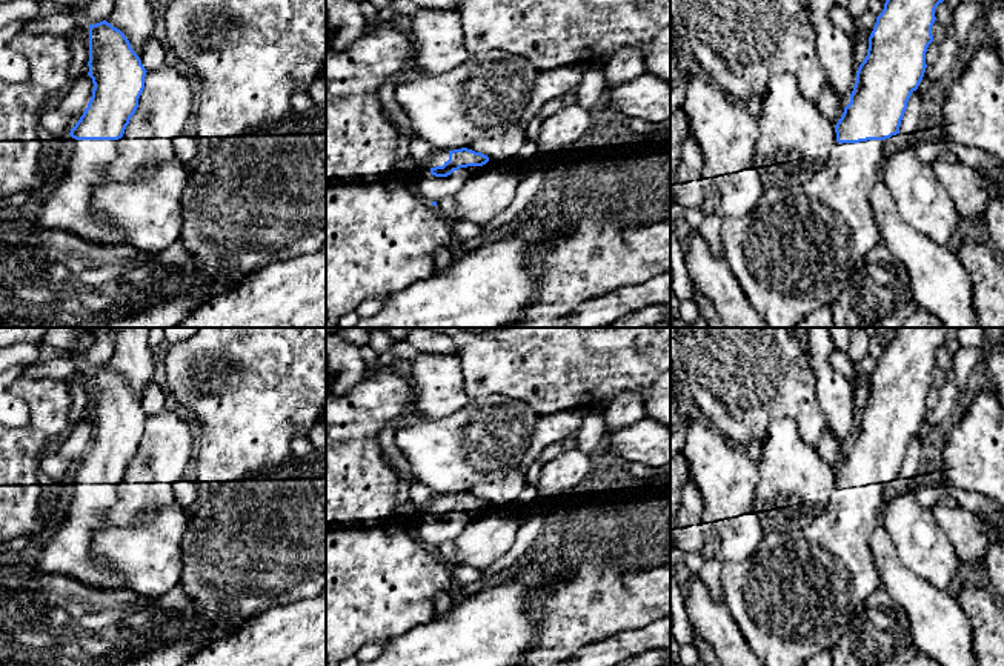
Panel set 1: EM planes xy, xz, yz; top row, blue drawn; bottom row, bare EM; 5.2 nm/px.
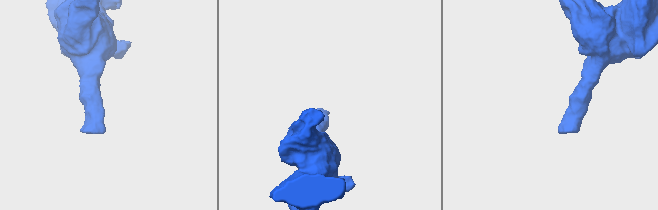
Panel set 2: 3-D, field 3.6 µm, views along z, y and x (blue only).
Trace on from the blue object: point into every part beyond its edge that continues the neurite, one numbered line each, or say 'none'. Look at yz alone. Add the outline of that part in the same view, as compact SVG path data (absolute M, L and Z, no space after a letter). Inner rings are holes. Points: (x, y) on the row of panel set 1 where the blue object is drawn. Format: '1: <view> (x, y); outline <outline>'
1: yz (794, 254); outline M881 140L836 143L829 162L803 186L767 188L756 208L744 217L726 217L721 225L724 258L741 286L747 303L769 328L796 328L816 309L832 305L849 286L850 274L881 240L870 192L878 181L878 166L886 148Z

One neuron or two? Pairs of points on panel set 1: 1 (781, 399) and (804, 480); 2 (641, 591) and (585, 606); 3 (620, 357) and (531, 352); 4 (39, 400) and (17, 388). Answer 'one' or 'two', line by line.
1: two
2: one
3: one
4: one

